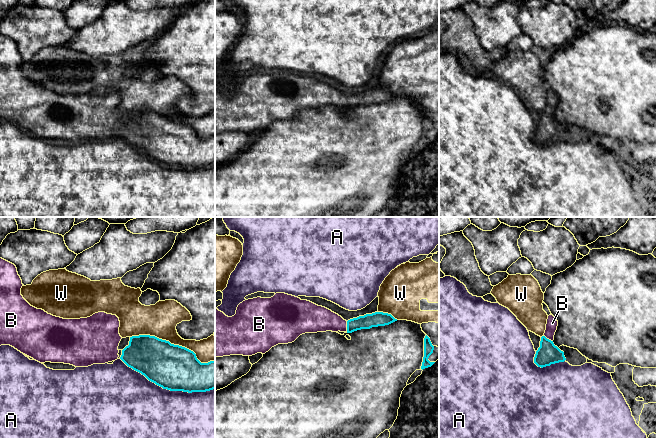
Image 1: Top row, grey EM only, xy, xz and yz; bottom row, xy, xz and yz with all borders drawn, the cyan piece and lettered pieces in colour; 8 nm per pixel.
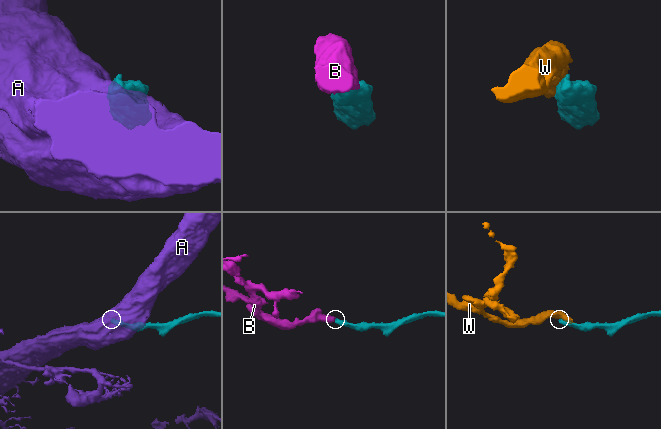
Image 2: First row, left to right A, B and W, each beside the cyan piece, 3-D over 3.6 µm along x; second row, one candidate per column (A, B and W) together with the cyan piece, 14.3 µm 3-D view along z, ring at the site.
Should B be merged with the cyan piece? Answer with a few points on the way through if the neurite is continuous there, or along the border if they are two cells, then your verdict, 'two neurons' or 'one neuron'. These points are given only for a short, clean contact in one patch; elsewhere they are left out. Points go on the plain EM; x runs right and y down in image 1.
across xz (376, 95), (347, 103), (331, 97), (317, 95) | one neuron

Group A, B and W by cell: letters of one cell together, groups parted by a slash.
A / B / W

